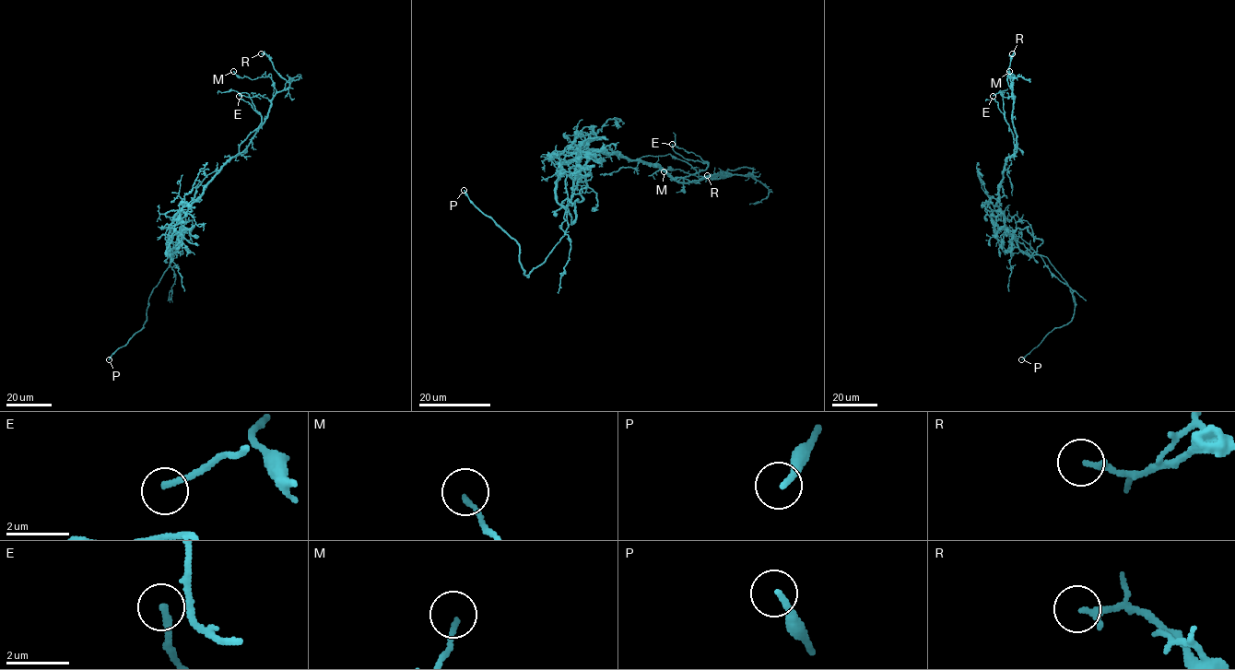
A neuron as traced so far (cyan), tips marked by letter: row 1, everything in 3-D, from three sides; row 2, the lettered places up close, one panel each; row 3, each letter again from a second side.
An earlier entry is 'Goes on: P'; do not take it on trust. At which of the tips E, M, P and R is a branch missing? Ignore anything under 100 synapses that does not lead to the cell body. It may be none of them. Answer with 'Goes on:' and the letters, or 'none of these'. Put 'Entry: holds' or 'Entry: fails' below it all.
Goes on: P
Entry: holds

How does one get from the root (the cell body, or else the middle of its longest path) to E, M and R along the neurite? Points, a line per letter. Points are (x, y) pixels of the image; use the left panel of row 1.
E: (178, 213), (203, 193), (261, 122), (250, 95), (243, 92), (239, 96)
M: (178, 213), (246, 147), (266, 116), (274, 91), (271, 75), (252, 79), (238, 77), (233, 71)
R: (178, 213), (246, 147), (266, 116), (272, 98), (288, 88), (271, 59), (261, 53)

